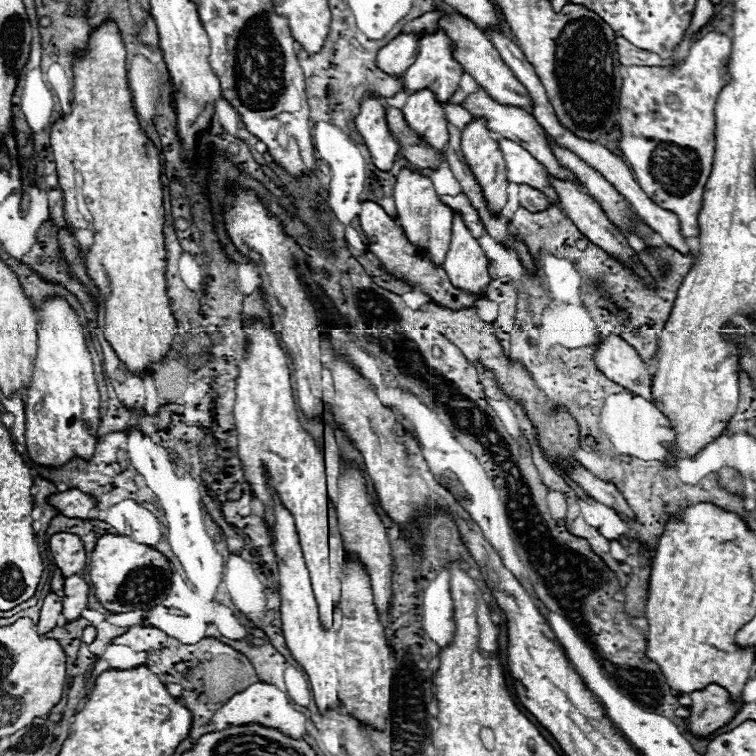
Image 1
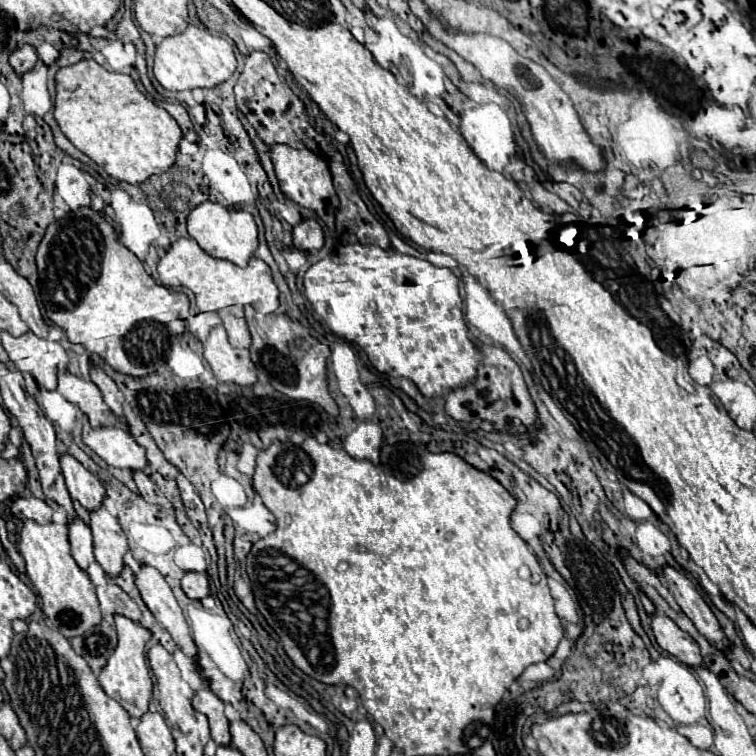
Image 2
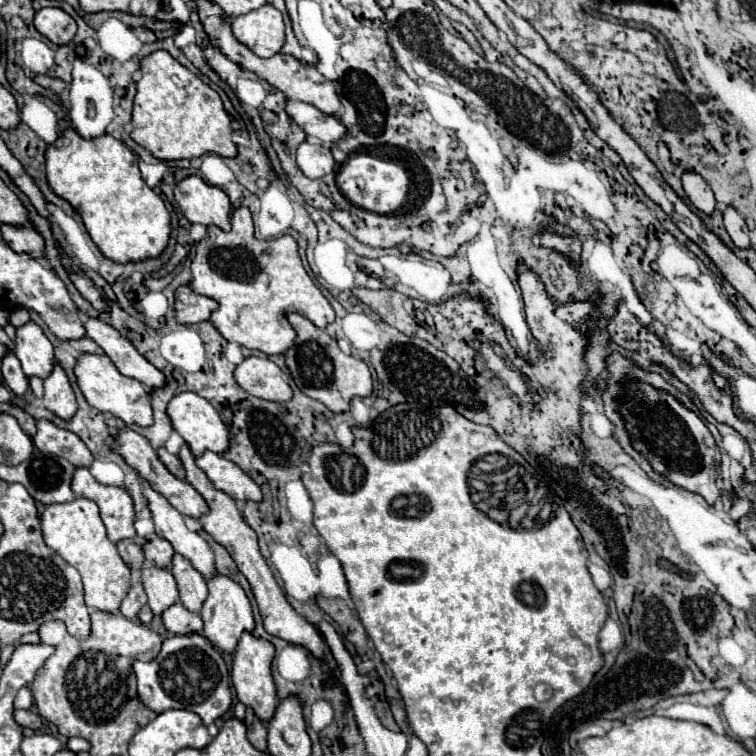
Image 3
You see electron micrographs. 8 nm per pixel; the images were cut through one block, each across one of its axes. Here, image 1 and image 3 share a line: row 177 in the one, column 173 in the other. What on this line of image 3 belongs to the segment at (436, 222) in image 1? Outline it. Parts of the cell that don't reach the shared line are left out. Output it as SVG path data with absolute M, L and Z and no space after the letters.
M182 392L182 394L174 396L168 404L168 416L172 420L174 430L188 442L194 456L202 456L204 450L222 454L230 446L230 432L226 428L224 420L218 416L218 410L208 400L204 400L202 396L194 394L194 392Z

